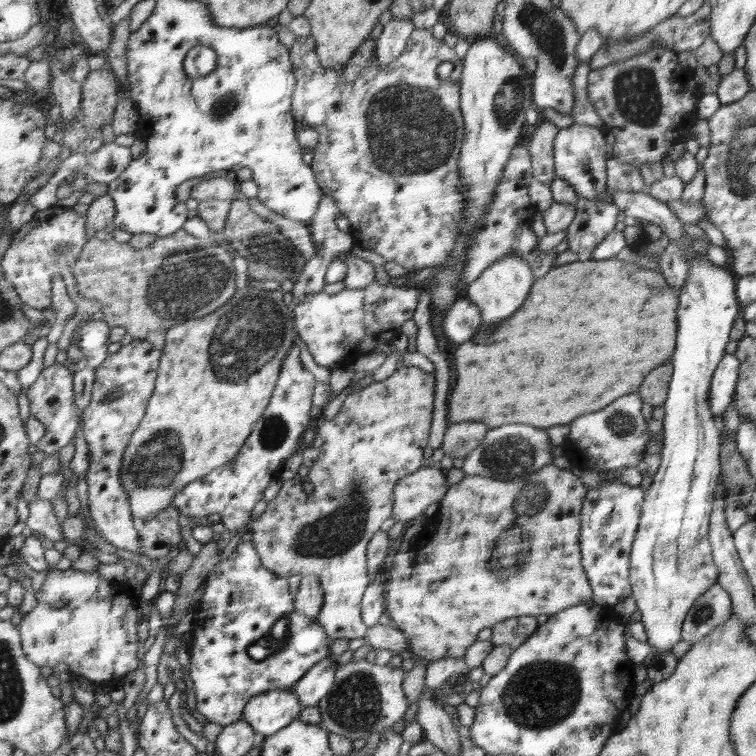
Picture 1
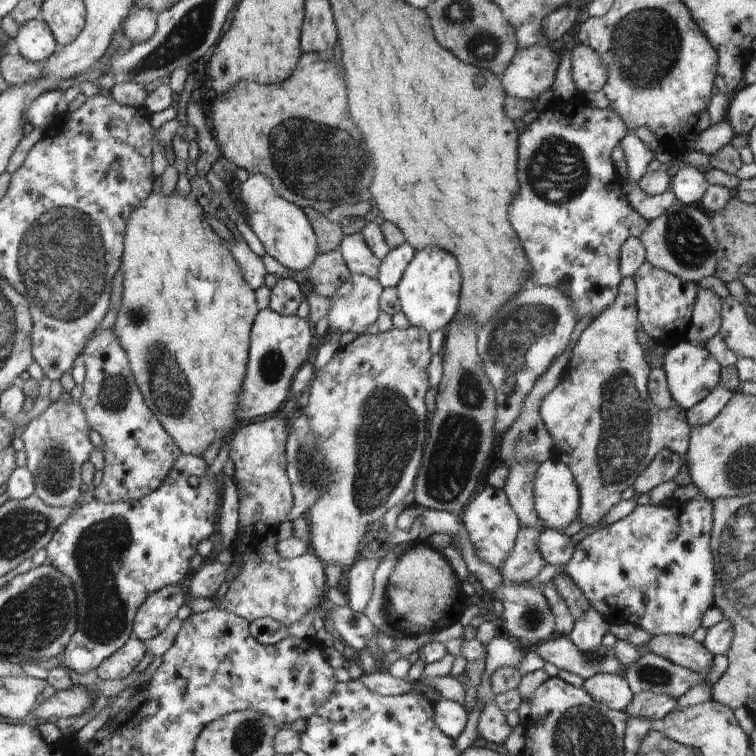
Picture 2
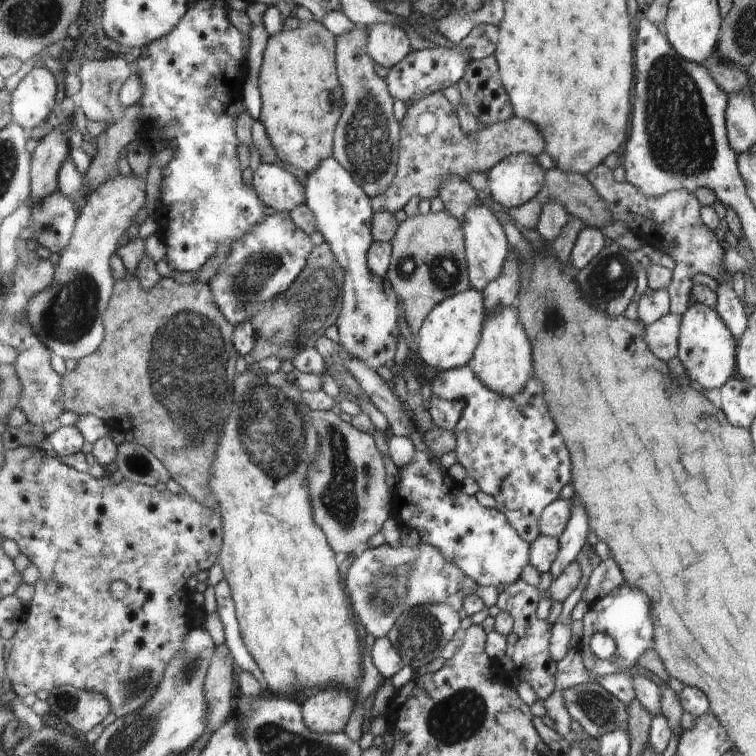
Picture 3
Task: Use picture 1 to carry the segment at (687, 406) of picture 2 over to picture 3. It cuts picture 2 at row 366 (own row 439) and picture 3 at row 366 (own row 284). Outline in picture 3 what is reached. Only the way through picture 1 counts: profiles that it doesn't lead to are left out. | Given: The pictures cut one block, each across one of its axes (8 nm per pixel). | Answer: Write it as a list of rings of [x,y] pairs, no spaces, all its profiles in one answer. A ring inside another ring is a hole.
[[[697,302],[683,312],[679,328],[677,357],[696,388],[718,390],[734,374],[734,368],[738,364],[734,362],[734,356],[738,354],[732,335],[721,316],[713,308],[708,308],[708,305]]]

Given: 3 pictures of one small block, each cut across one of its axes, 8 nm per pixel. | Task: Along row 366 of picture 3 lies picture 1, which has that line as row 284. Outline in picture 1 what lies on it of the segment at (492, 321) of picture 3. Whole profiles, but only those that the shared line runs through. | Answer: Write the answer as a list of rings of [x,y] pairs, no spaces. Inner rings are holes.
[[[517,252],[508,254],[496,261],[494,265],[489,266],[474,282],[467,285],[467,298],[480,309],[481,323],[484,326],[490,326],[490,324],[496,326],[502,320],[510,318],[522,306],[535,279],[532,266],[523,257],[523,254],[517,254]]]

